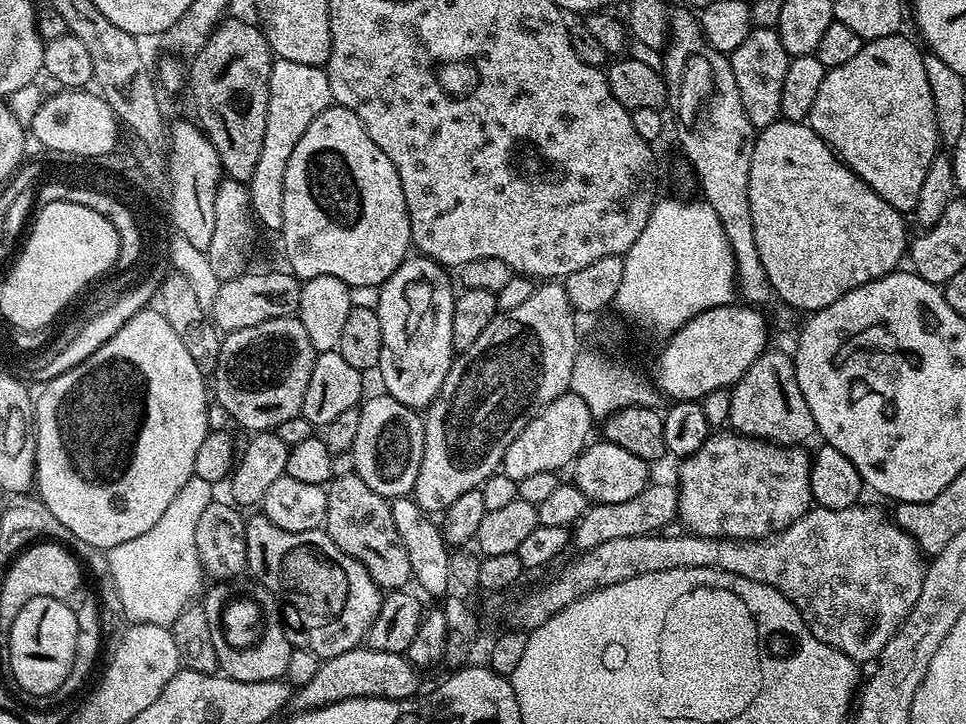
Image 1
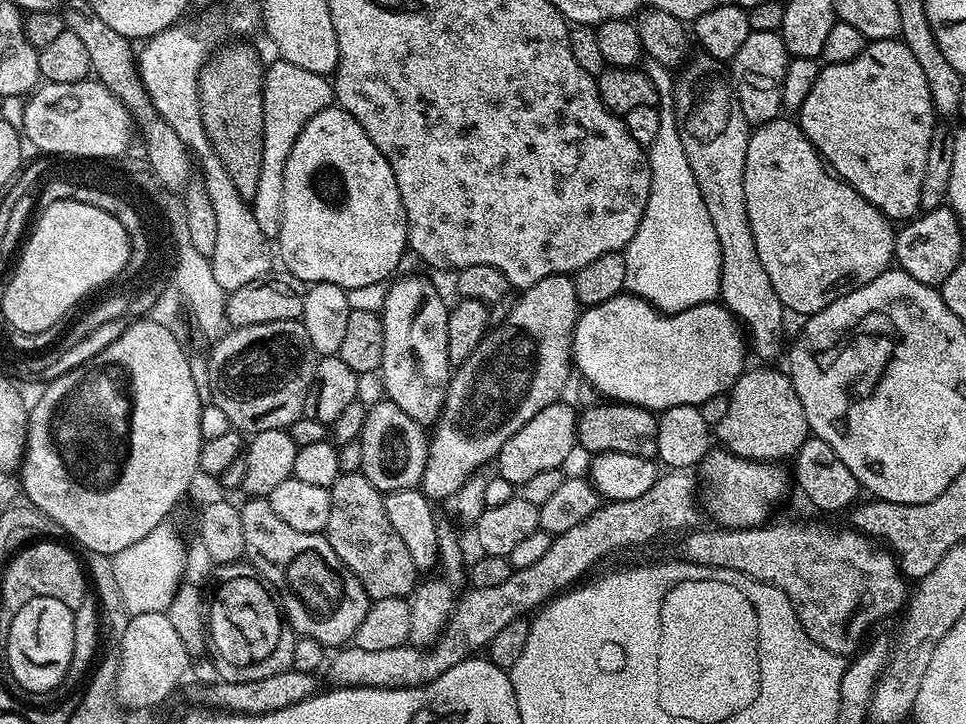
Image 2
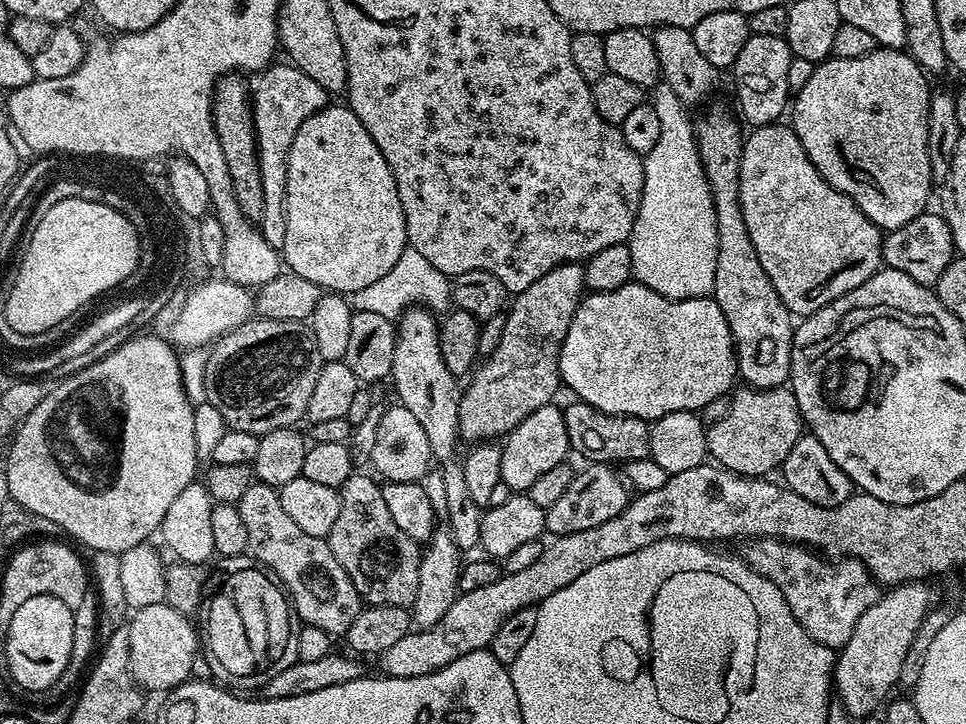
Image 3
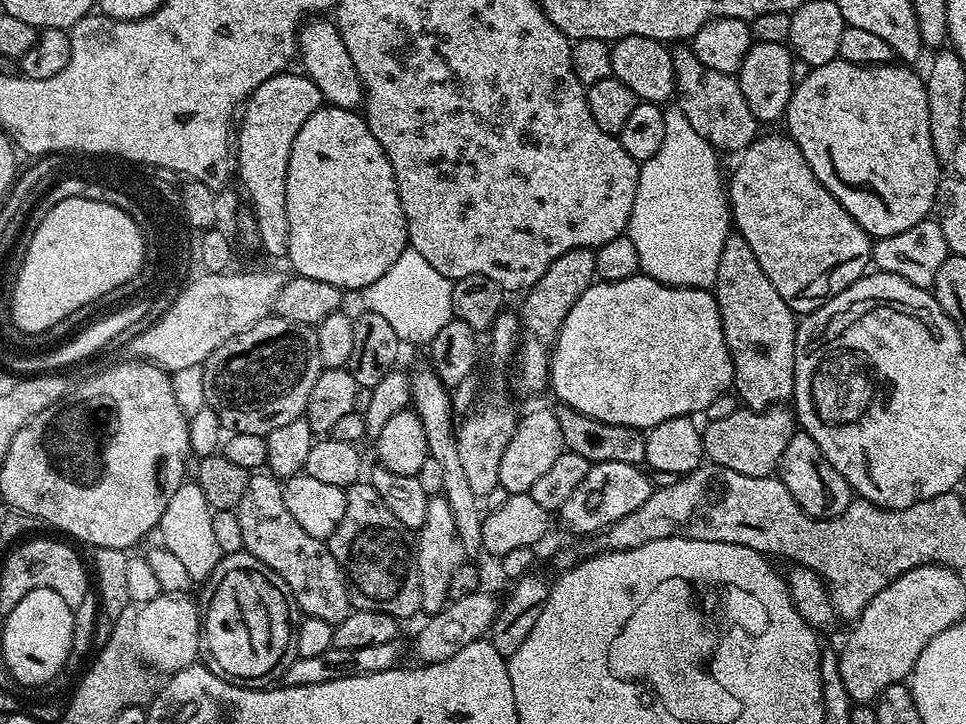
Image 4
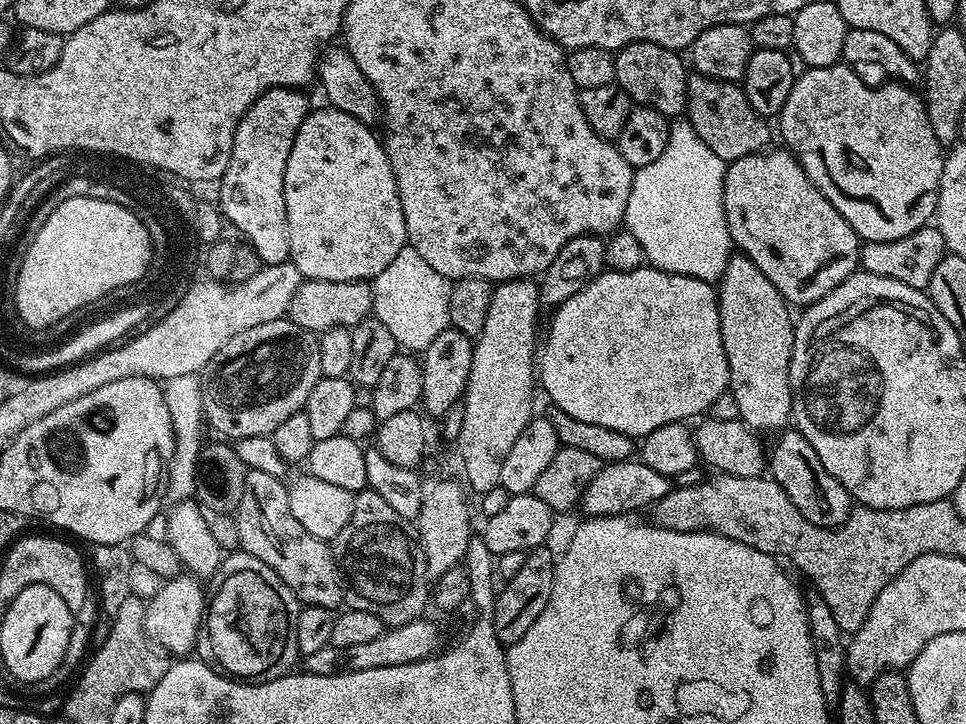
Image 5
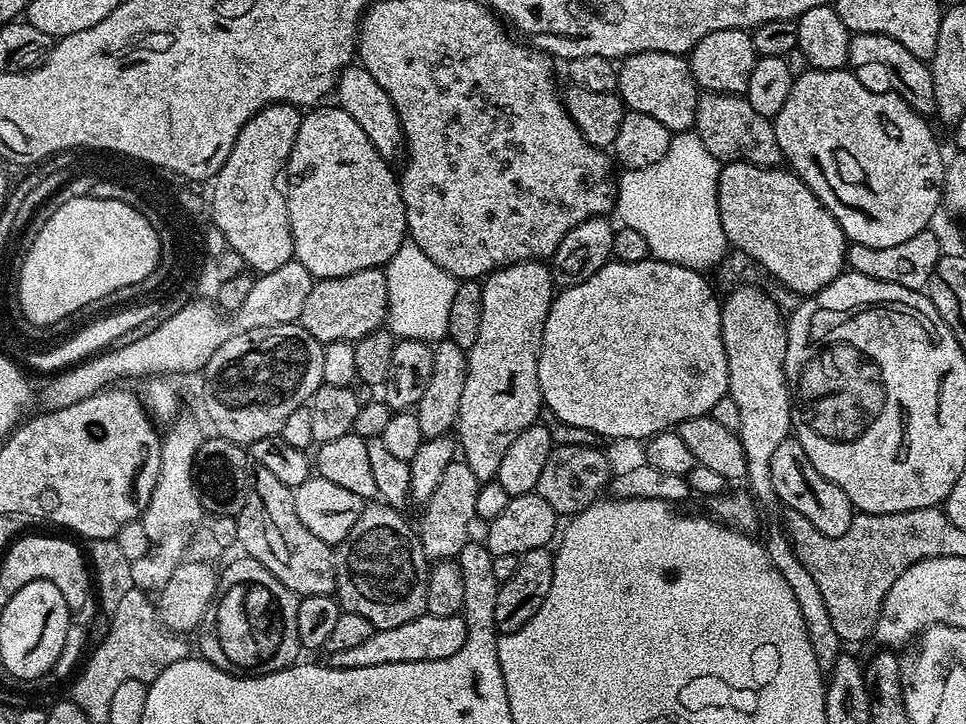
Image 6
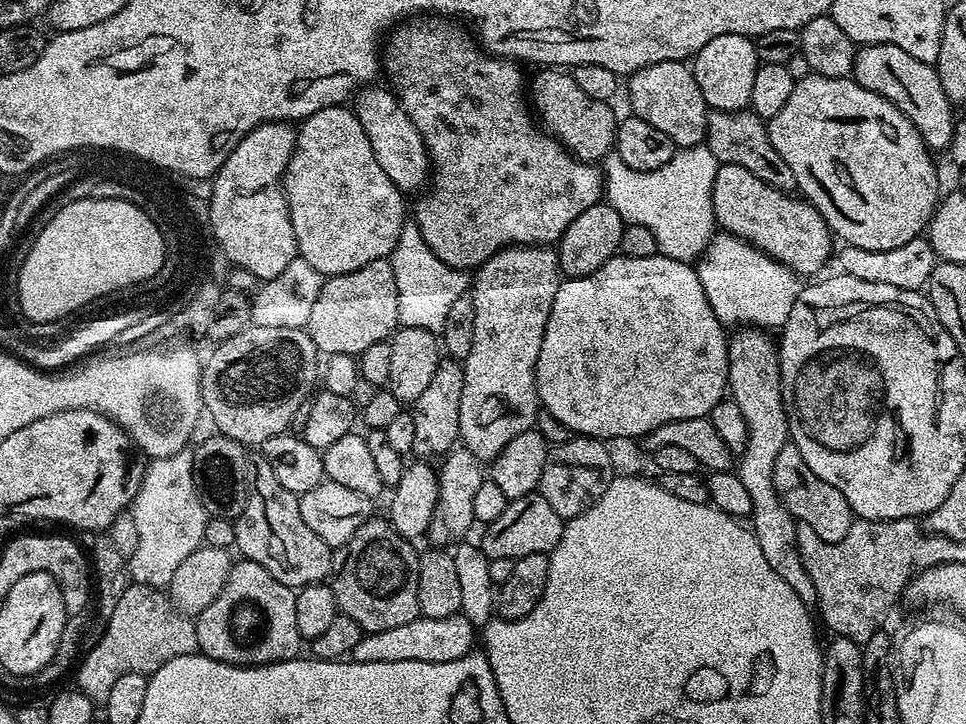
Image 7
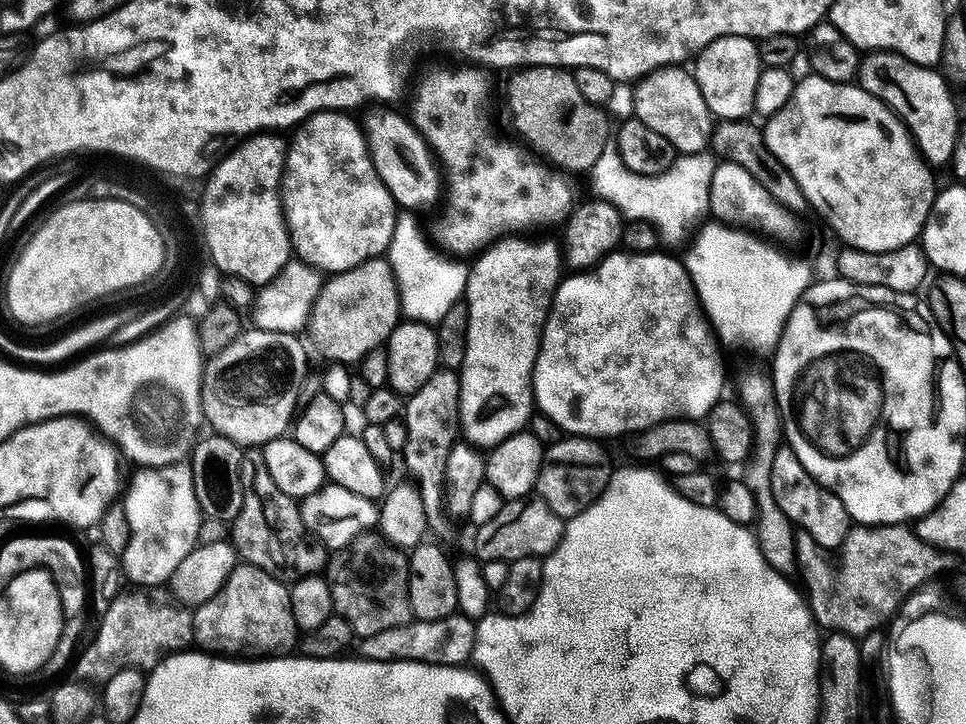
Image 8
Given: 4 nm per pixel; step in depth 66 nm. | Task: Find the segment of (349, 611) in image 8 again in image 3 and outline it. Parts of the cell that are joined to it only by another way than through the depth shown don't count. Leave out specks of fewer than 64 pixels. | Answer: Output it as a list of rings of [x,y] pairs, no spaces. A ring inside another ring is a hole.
[[[354,474],[350,478],[346,478],[344,485],[339,488],[338,518],[335,520],[334,526],[330,526],[330,534],[326,539],[334,558],[338,558],[338,566],[342,566],[342,570],[346,570],[350,582],[354,582],[361,601],[365,605],[377,604],[378,606],[398,606],[411,609],[414,594],[418,594],[418,566],[422,548],[417,541],[402,534],[402,529],[394,522],[394,514],[390,514],[390,509],[382,499],[381,485],[371,475],[368,476]]]

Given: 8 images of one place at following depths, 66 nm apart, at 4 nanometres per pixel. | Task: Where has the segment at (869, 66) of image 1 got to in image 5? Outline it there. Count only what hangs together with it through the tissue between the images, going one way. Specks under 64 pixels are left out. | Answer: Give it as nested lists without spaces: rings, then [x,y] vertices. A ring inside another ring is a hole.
[[[841,62],[834,66],[822,66],[821,68],[809,68],[806,74],[795,77],[792,82],[792,89],[790,90],[790,98],[786,98],[786,106],[782,106],[780,115],[778,117],[780,123],[780,132],[778,128],[778,136],[784,139],[783,147],[795,156],[796,161],[802,166],[802,170],[806,170],[806,174],[810,178],[810,182],[814,182],[814,186],[818,186],[818,190],[828,201],[834,206],[834,210],[838,210],[838,214],[842,214],[842,218],[846,218],[846,222],[850,222],[852,229],[858,233],[861,241],[864,242],[894,242],[898,238],[906,238],[906,234],[914,234],[914,230],[925,227],[936,215],[936,204],[939,202],[939,182],[943,174],[943,166],[945,159],[945,149],[938,142],[938,138],[934,138],[934,129],[930,126],[930,118],[924,109],[924,102],[919,91],[913,90],[909,85],[899,82],[880,82],[873,86],[869,81],[864,80],[858,73],[849,68],[847,64]]]

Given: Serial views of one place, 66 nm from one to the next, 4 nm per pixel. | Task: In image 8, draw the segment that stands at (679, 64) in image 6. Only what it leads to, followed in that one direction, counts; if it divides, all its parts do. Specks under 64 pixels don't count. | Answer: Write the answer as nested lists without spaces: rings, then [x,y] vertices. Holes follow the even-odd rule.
[[[668,65],[652,71],[635,83],[633,115],[650,130],[662,134],[679,155],[705,151],[712,138],[714,117],[702,97],[695,75],[681,65]]]

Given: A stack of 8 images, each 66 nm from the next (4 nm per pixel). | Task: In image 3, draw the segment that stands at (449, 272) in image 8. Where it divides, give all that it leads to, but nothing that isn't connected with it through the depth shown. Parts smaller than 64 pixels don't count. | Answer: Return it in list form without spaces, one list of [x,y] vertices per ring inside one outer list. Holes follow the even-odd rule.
[[[405,254],[398,258],[398,262],[394,262],[394,270],[390,270],[390,274],[378,278],[378,282],[373,282],[371,286],[362,286],[362,290],[351,293],[350,303],[357,312],[371,310],[374,314],[382,314],[382,318],[396,322],[399,321],[401,314],[413,307],[417,301],[433,313],[440,314],[449,307],[451,298],[452,286],[449,277],[434,270],[430,262],[421,260],[419,256]],[[419,296],[420,300],[416,300]]]

